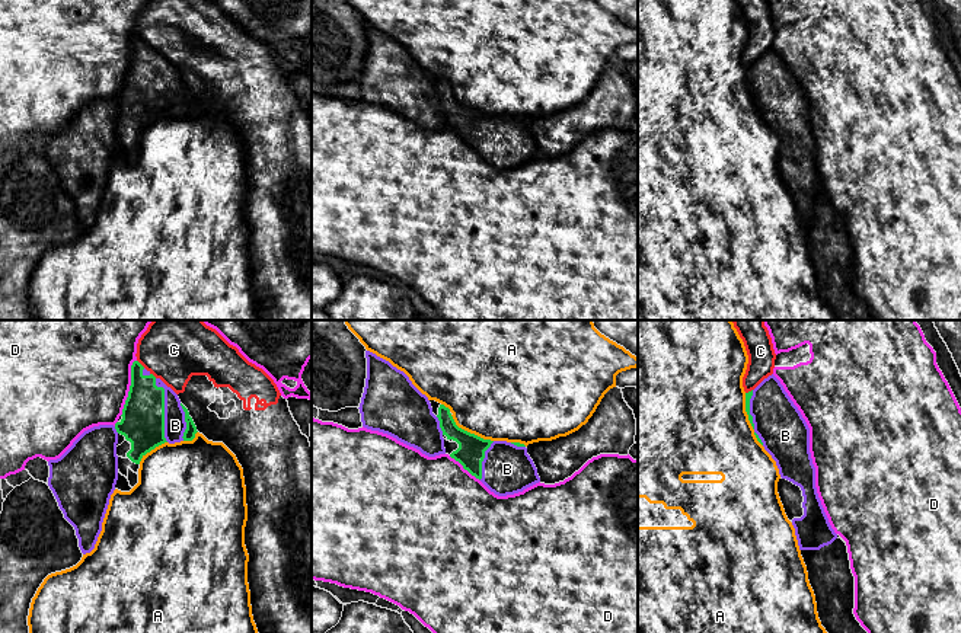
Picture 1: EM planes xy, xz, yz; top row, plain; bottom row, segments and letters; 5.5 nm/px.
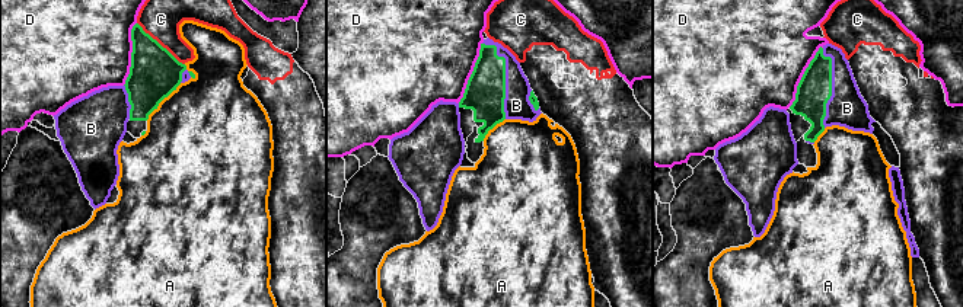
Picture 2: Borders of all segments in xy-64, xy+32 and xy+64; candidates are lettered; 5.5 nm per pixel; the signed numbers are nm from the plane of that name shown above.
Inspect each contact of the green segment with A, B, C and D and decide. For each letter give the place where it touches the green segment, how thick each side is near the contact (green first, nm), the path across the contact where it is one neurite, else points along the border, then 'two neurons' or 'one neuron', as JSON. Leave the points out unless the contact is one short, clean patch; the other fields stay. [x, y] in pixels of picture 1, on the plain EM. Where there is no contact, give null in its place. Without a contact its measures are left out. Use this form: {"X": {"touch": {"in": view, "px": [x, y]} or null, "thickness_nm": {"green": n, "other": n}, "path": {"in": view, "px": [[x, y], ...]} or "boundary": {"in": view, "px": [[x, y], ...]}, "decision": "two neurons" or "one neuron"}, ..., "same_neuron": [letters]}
{"A": {"touch": {"in": "xz", "px": [469, 106]}, "thickness_nm": {"green": 160, "other": 480}, "decision": "two neurons"}, "B": {"touch": {"in": "xy", "px": [163, 83]}, "thickness_nm": {"green": 240, "other": 120}, "decision": "two neurons"}, "C": {"touch": {"in": "xy", "px": [140, 38]}, "thickness_nm": {"green": 220, "other": 320}, "decision": "two neurons"}, "D": {"touch": {"in": "xy", "px": [130, 61]}, "thickness_nm": {"green": 240, "other": 500}, "decision": "two neurons"}, "same_neuron": []}

